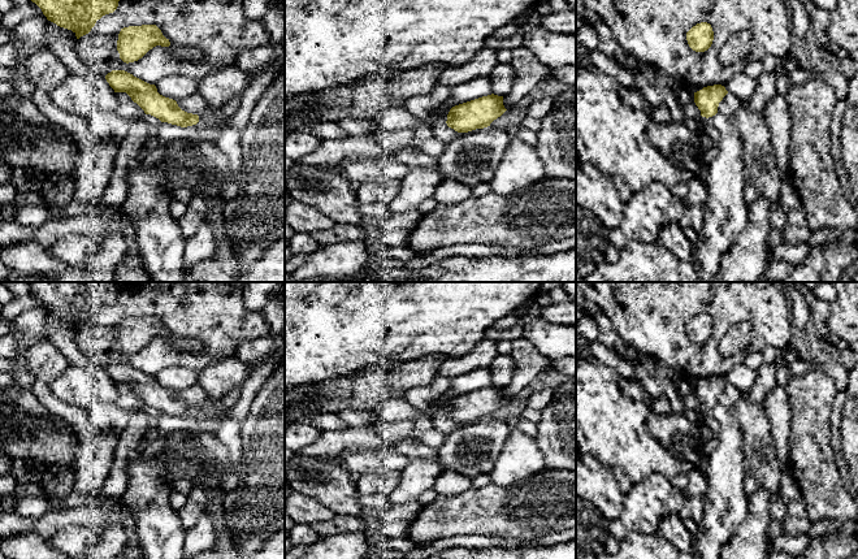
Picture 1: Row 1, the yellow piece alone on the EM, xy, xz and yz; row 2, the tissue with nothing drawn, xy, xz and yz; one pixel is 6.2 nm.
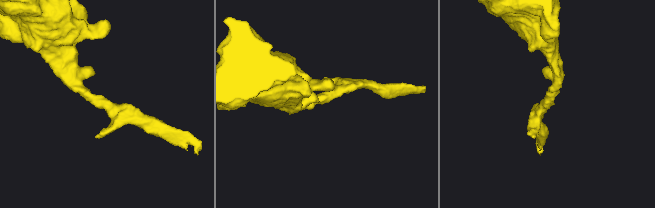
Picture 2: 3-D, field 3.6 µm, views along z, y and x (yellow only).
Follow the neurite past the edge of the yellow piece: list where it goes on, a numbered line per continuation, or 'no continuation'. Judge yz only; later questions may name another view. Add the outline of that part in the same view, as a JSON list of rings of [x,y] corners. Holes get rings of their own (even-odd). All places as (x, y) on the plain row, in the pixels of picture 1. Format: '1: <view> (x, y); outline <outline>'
no continuation

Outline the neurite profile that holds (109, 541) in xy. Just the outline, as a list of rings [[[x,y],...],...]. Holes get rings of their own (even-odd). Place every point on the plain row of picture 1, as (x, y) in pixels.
[[[109,525],[96,532],[95,542],[90,547],[88,559],[116,559],[129,537],[120,525]]]

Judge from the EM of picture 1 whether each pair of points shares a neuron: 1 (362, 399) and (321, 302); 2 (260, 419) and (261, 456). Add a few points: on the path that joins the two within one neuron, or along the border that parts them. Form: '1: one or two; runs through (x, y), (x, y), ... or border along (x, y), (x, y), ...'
1: two; border along (345, 375), (315, 382)
2: one; runs through (261, 428), (261, 447)

